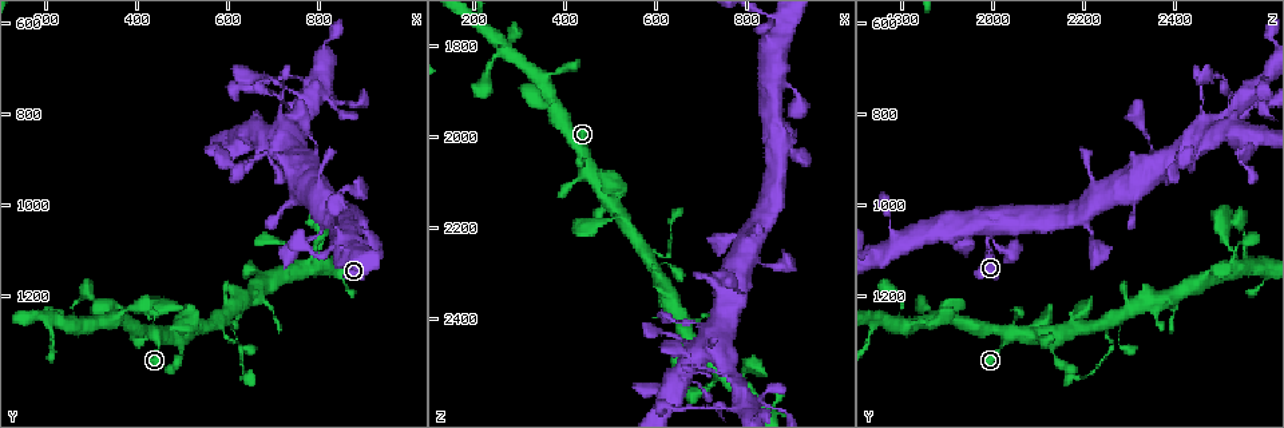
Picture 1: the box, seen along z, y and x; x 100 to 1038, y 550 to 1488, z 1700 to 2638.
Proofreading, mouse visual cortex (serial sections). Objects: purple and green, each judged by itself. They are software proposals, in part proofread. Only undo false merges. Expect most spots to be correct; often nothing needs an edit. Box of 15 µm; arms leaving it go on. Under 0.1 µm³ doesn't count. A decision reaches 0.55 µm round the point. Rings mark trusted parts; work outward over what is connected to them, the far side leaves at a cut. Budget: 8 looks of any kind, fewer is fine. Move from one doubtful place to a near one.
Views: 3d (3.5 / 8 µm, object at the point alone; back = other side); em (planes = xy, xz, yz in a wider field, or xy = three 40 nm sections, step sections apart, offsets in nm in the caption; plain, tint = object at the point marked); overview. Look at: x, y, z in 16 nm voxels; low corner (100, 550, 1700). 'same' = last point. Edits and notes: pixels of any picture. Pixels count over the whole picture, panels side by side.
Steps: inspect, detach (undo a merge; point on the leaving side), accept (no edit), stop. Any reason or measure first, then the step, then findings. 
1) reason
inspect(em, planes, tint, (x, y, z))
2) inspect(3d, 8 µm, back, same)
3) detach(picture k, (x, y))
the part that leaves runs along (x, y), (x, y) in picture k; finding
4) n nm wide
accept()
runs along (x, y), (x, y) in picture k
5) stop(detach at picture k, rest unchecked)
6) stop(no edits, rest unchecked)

narrows sharply
inspect(3d, 3.5 µm, (375, 1225, 1860))

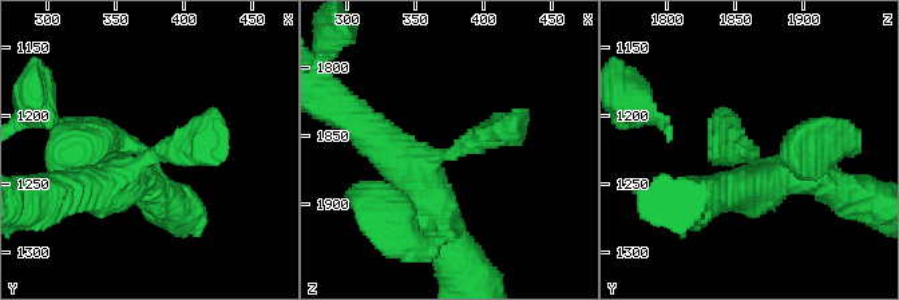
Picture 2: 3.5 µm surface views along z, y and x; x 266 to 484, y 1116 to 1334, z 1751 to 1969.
need the tissue
inspect(em, xy, step 2, tint, (378, 1230, 1862))

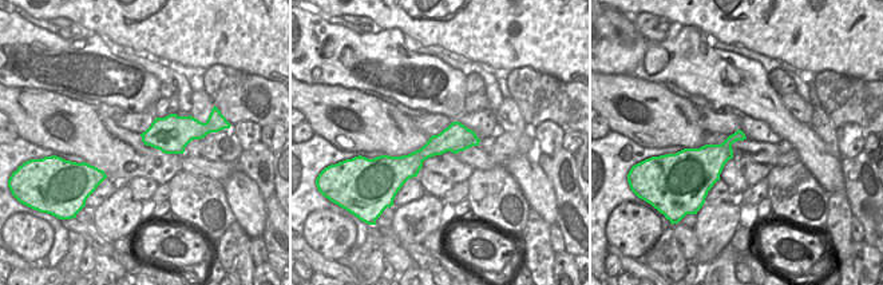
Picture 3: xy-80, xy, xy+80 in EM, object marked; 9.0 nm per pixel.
accept()
runs along (475, 141), (384, 158) in picture 3; all the same cell

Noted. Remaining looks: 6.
inspect(3d, 3.5 µm, (750, 720, 2600))

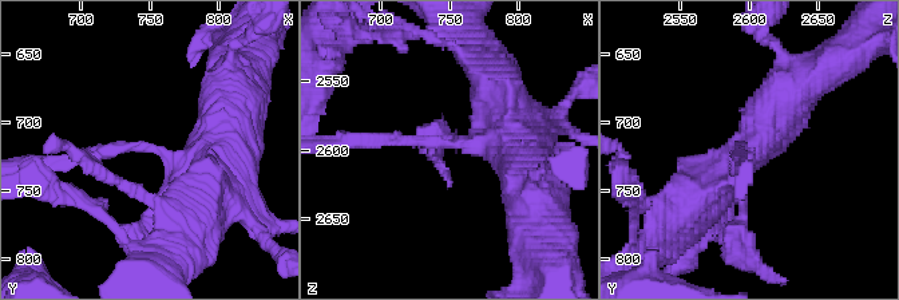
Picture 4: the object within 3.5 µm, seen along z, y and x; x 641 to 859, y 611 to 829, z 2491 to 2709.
inspect(em, xy, step 2, tint, (742, 720, 2596))

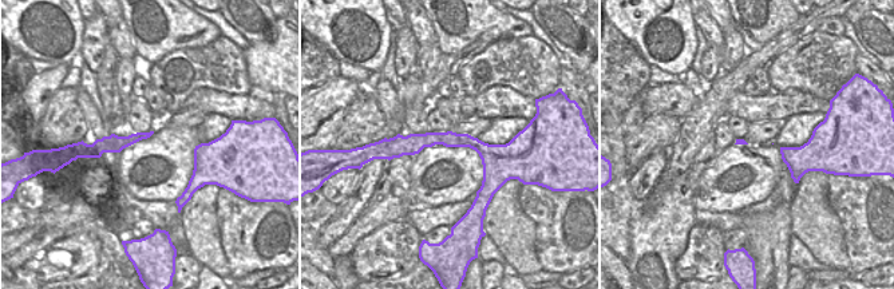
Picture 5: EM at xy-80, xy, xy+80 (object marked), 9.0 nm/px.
140 nm wide
accept()
runs along (507, 147), (423, 139), (392, 151) in picture 5; one cell here

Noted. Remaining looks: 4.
sudden change in width
inspect(3d, 8 µm, back, (780, 835, 2335))

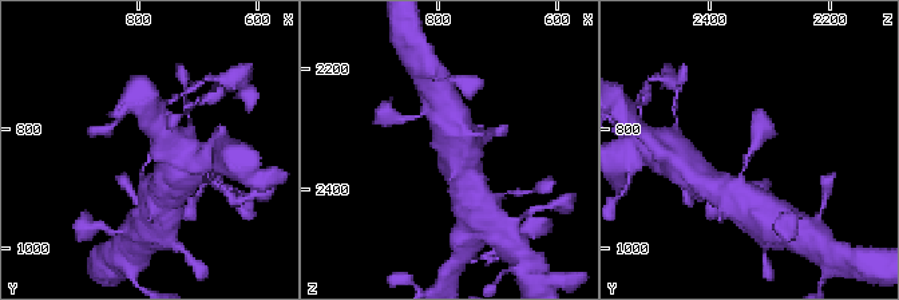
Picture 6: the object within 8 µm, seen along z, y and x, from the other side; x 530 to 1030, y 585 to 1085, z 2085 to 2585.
arms of 100, 450 nm
inspect(em, xy, step 3, tint, (770, 830, 2325))

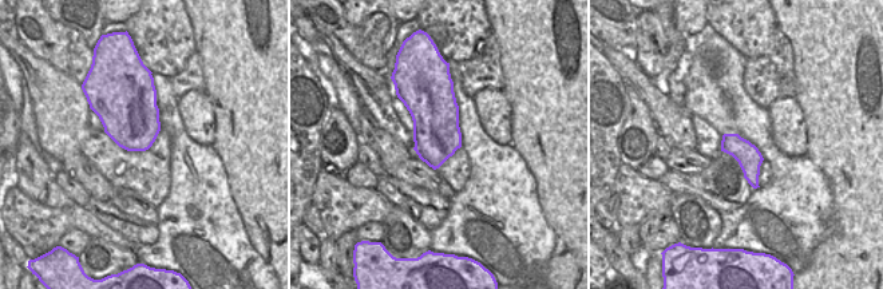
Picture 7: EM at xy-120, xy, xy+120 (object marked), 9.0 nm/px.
accept()
runs along (142, 180), (142, 166), (163, 133), (162, 113) in picture 6; one cell here

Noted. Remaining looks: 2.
stop(no edits, rest unchecked)

